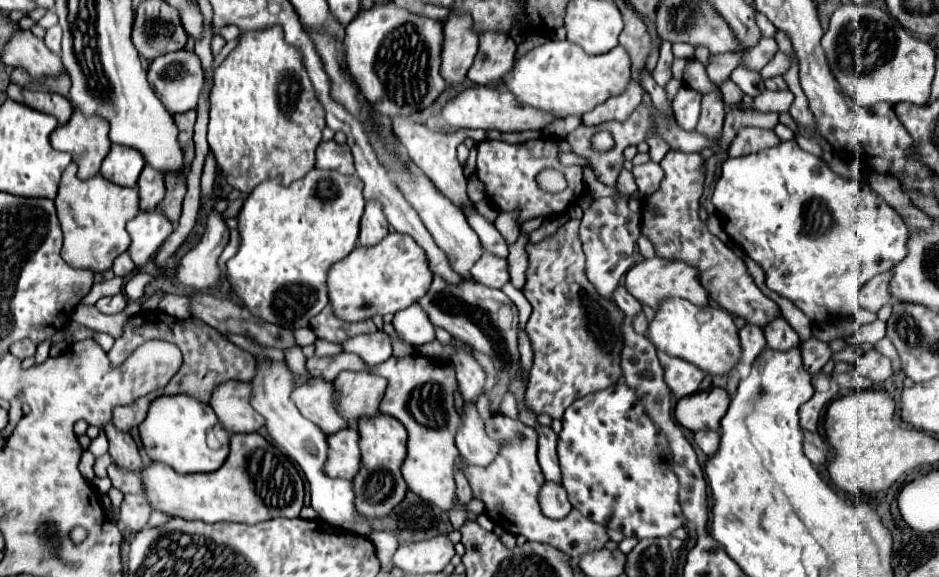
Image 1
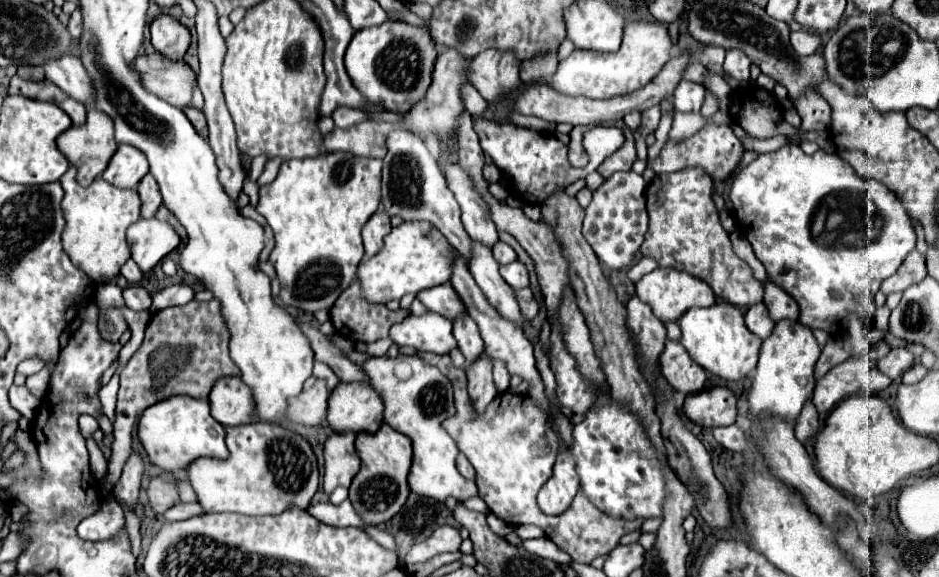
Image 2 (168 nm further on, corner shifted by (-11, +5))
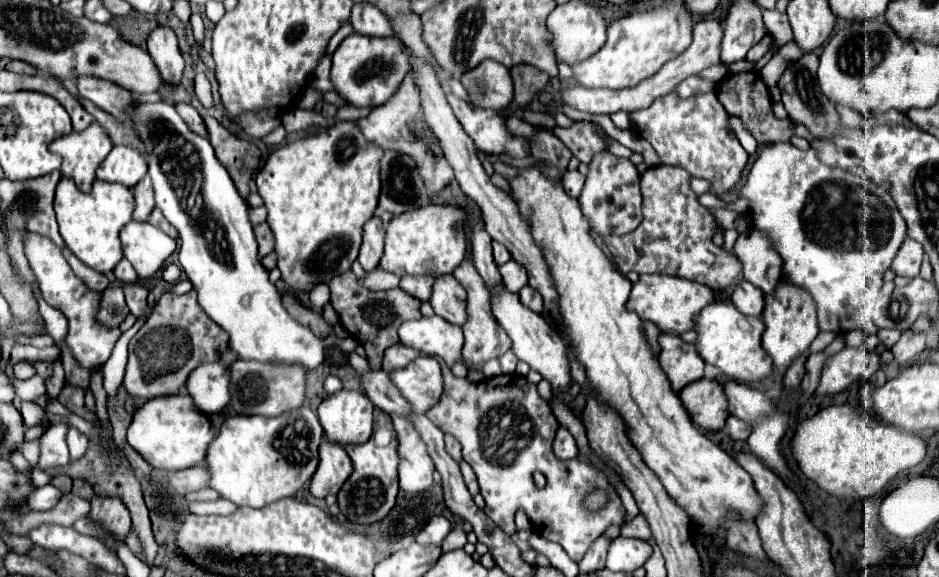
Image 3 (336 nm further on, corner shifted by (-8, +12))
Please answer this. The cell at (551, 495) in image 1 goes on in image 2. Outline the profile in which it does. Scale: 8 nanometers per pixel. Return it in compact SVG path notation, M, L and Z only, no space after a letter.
M570 449L560 451L554 463L554 475L548 479L548 483L540 489L536 501L542 513L546 515L560 515L570 507L574 495L578 493L580 477L576 473L574 455Z

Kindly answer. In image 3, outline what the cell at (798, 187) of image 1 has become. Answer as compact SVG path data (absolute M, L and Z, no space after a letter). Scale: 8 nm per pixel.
M775 142L775 144L769 144L769 146L763 146L757 160L751 164L749 172L747 172L747 178L745 178L745 184L741 186L739 190L739 198L747 200L749 204L749 214L751 214L751 222L753 222L753 228L761 230L767 234L767 238L771 240L771 248L783 258L783 278L789 280L791 284L807 290L811 294L811 298L815 300L817 304L817 318L819 318L819 328L821 330L829 330L829 332L849 332L855 328L857 324L857 316L853 316L853 310L855 314L859 314L861 310L869 308L871 302L877 298L881 286L883 286L883 274L889 270L895 254L899 252L903 240L907 238L907 228L905 228L905 220L903 216L899 214L895 202L891 200L891 192L889 192L889 184L875 184L867 178L861 178L861 176L855 176L851 172L845 172L841 168L831 168L827 164L823 164L819 160L819 154L809 148L809 150L799 150L795 148L793 144L789 142Z

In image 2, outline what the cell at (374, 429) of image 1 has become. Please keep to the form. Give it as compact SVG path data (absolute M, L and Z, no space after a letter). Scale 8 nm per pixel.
M382 425L374 435L358 433L356 435L356 451L362 461L358 475L352 479L350 485L350 503L356 513L368 525L380 525L390 521L406 503L408 499L408 471L412 463L412 443L410 437L402 435L400 431L392 429L390 425Z

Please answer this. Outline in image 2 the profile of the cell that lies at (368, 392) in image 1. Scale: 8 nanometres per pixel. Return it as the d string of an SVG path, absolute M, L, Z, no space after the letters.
M338 383L328 399L326 421L334 433L376 433L382 425L384 403L368 383Z

